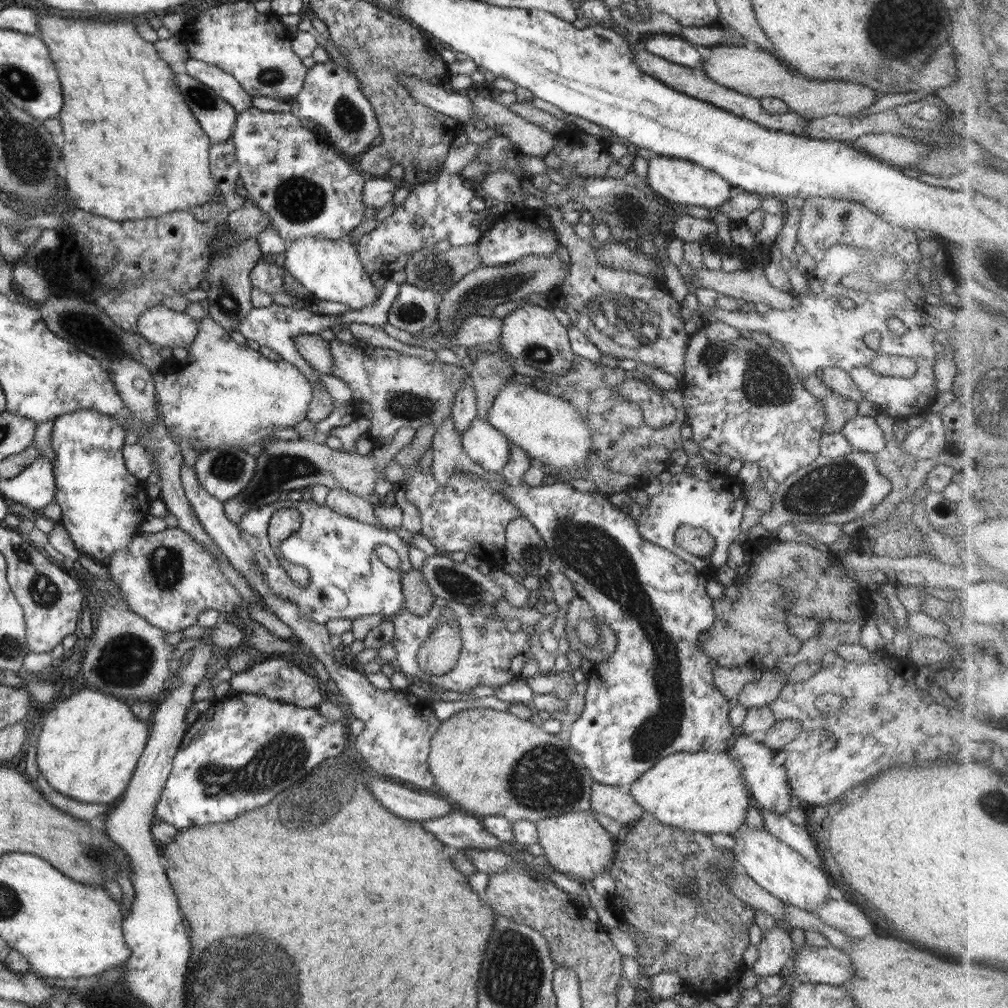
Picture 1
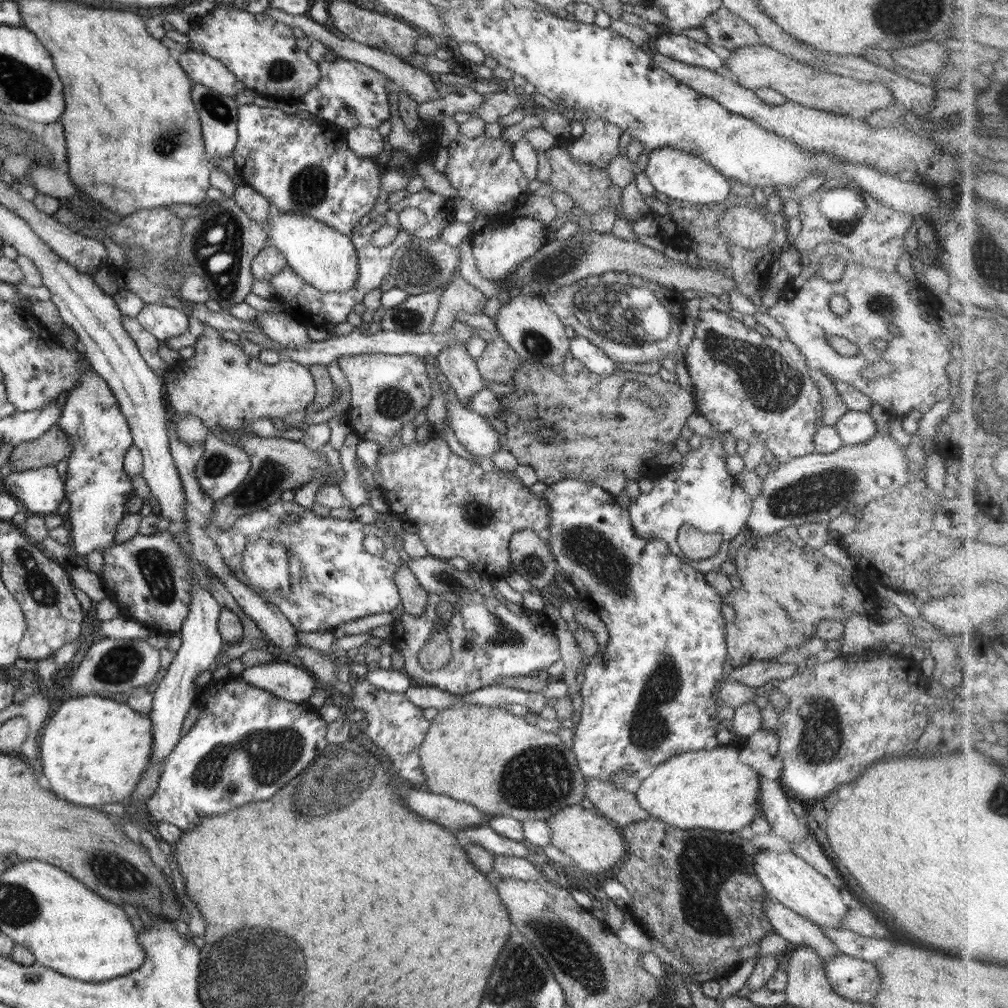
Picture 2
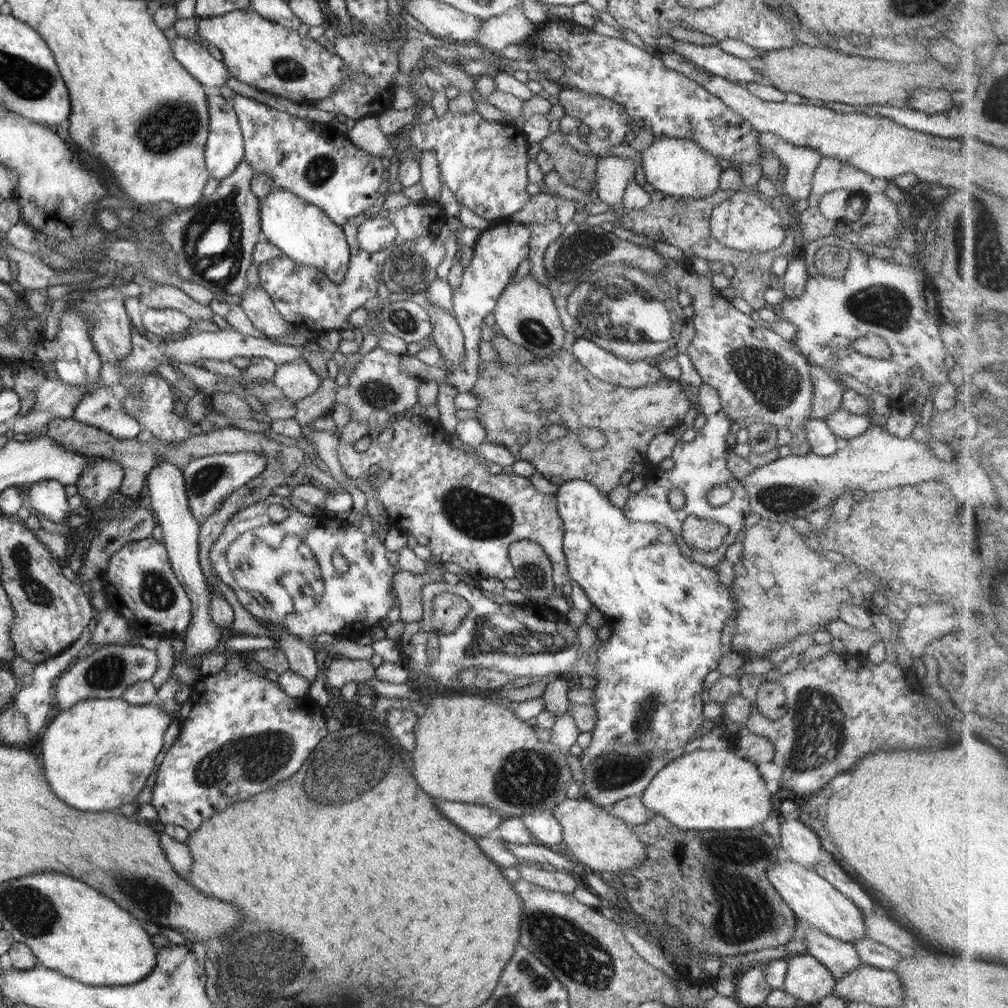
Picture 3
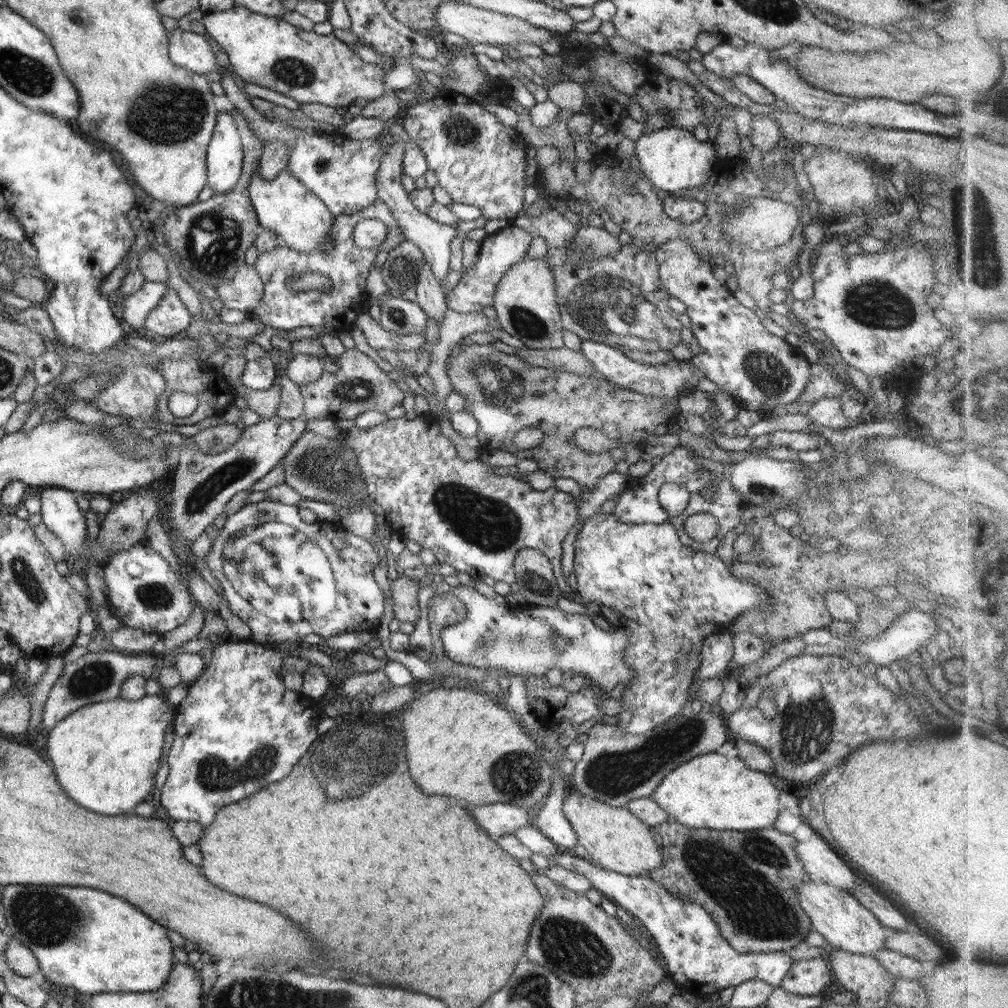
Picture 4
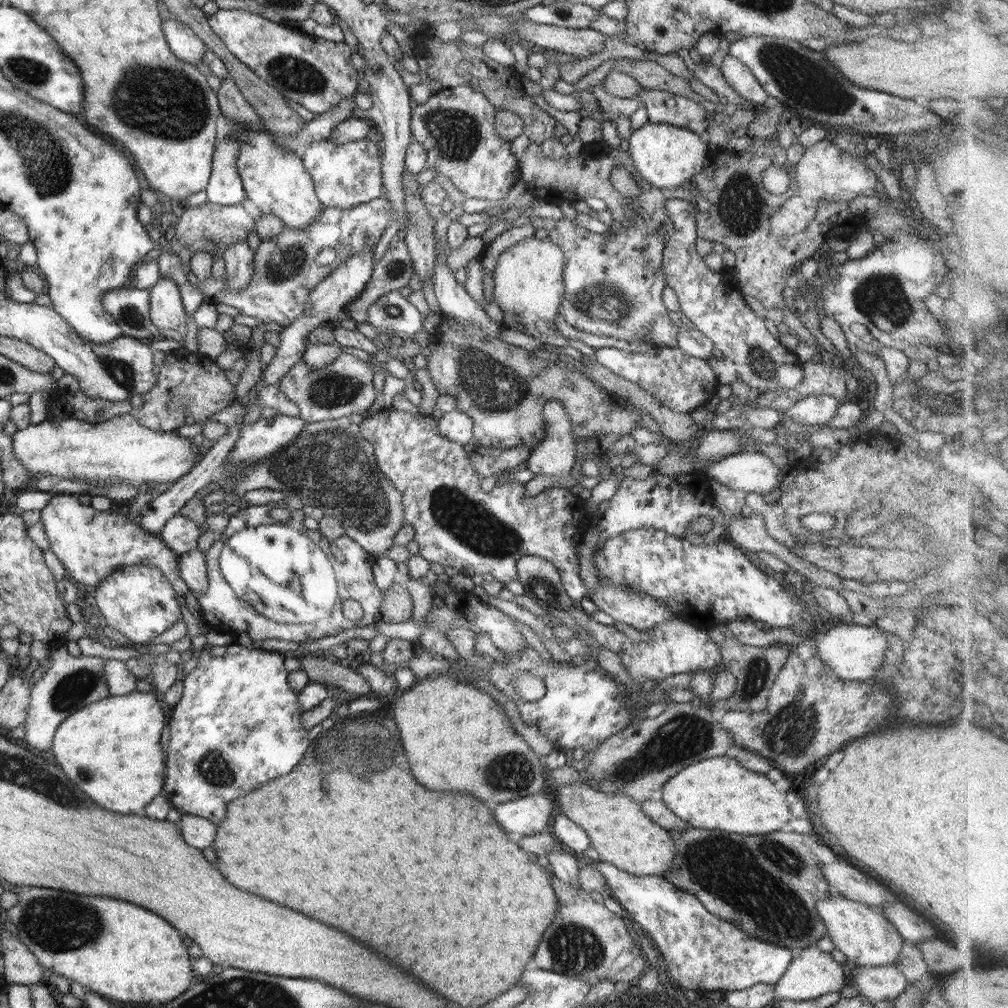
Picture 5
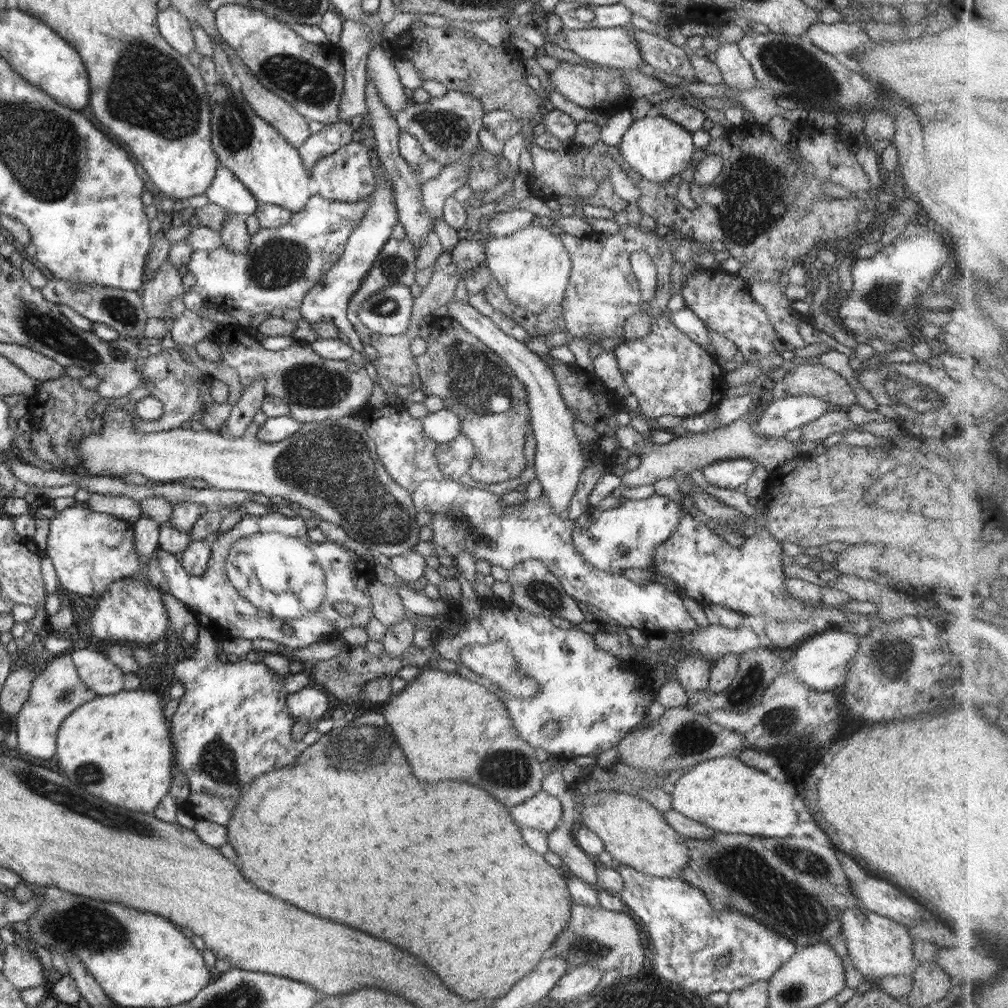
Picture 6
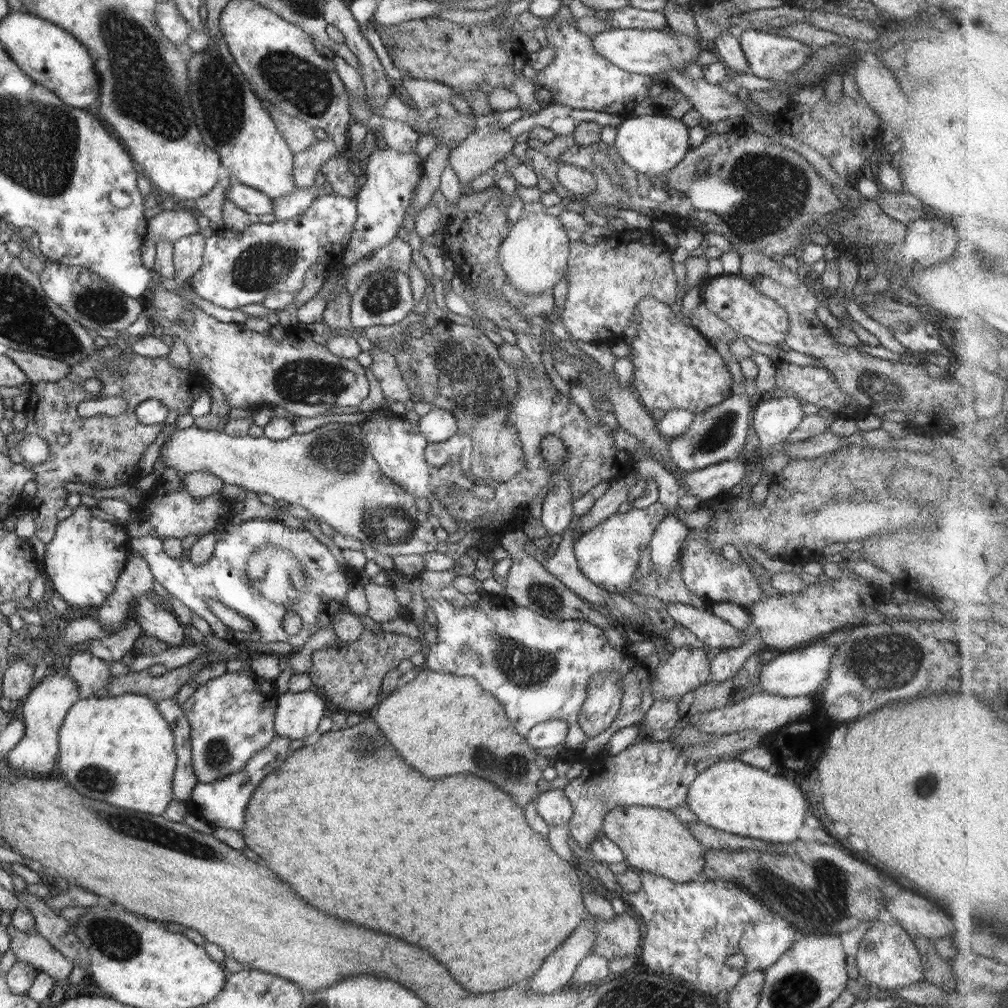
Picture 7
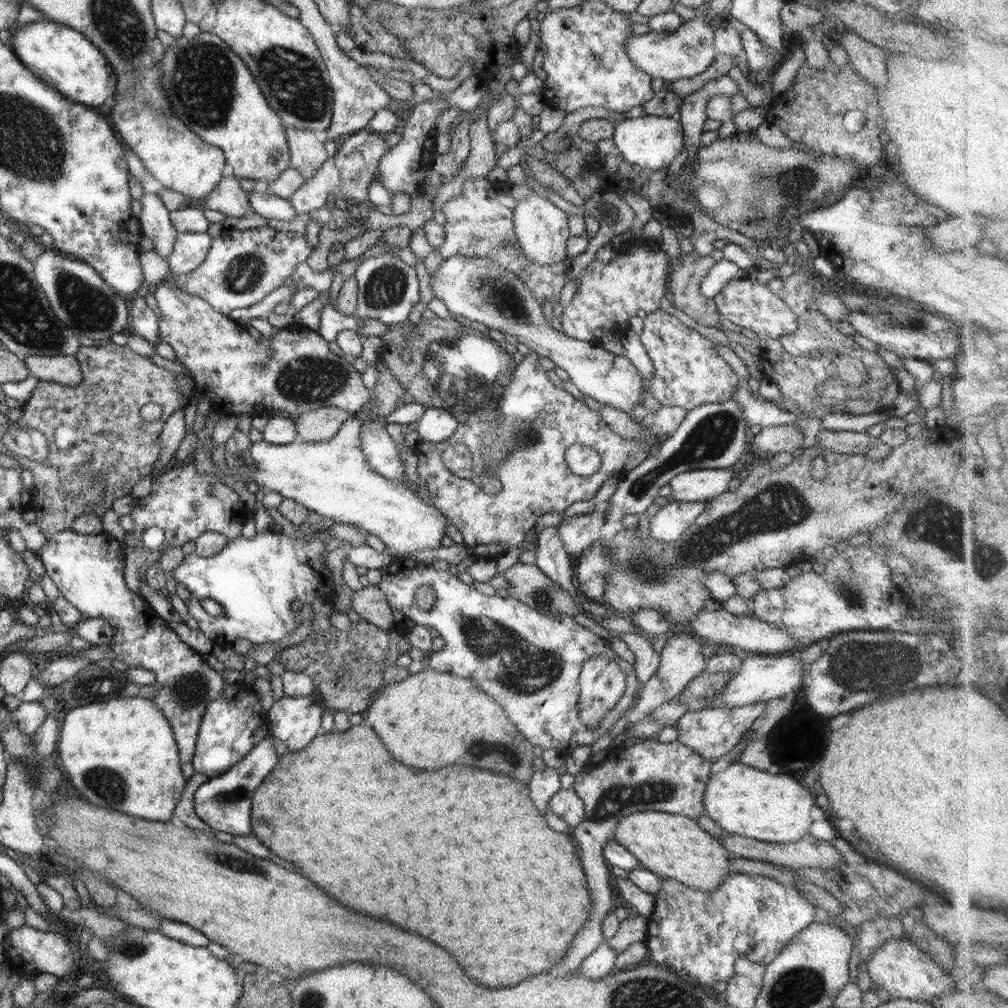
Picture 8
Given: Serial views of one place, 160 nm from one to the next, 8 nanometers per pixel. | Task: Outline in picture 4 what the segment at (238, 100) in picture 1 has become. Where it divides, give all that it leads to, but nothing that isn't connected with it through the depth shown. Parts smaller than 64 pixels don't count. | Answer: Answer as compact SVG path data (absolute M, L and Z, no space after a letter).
M177 28L167 31L167 37L169 57L174 64L201 75L219 68L206 36Z

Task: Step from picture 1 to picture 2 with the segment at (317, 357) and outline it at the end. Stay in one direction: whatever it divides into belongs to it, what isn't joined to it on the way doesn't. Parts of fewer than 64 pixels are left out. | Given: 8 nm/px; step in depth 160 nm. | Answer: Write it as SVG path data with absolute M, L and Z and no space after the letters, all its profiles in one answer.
M262 311L256 317L260 332L282 347L298 349L310 345L307 326L286 312Z

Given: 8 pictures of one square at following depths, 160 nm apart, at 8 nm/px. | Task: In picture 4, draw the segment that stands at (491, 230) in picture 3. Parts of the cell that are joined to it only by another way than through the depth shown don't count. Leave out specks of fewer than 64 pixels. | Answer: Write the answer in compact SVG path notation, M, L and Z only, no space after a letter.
M511 224L509 227L489 235L480 245L476 262L470 266L468 272L462 273L462 279L456 284L456 288L446 296L447 308L466 314L467 312L480 312L485 306L492 306L500 280L512 265L527 256L531 241L532 236L526 230Z

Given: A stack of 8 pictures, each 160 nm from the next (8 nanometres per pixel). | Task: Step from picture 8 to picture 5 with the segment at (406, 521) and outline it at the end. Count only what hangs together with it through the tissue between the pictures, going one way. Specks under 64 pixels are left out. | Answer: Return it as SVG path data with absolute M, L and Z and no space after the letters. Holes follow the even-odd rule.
M118 414L104 422L88 422L71 418L64 421L46 419L37 425L18 429L12 435L13 457L27 467L31 477L50 477L72 479L84 483L88 487L108 487L111 485L130 485L140 487L144 483L171 484L186 476L189 470L205 454L204 441L199 446L193 446L191 437L186 433L180 437L174 431L155 431L140 423L135 415ZM362 414L342 418L307 423L301 433L280 450L273 452L264 460L259 460L250 468L237 470L230 477L231 491L245 494L251 490L278 490L289 499L298 497L306 508L318 507L325 516L337 518L345 528L345 535L355 540L366 552L378 559L394 545L394 535L403 526L403 502L400 491L392 486L377 465L374 447L362 438L359 424L364 420Z

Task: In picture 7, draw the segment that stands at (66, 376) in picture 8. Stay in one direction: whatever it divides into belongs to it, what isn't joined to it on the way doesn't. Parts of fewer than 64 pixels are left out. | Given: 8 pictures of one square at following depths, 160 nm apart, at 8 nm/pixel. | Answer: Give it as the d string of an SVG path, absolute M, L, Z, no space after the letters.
M10 348L6 350L5 354L8 355L8 358L14 359L32 383L42 381L55 383L71 372L71 365L67 362L48 358L47 356L12 350Z

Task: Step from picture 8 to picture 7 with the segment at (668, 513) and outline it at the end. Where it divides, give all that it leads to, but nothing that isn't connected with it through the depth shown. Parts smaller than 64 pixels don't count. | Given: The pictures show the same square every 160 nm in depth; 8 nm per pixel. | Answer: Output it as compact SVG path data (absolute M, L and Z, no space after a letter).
M672 514L659 522L649 544L650 560L655 572L662 575L672 572L672 565L679 558L688 531L688 525Z

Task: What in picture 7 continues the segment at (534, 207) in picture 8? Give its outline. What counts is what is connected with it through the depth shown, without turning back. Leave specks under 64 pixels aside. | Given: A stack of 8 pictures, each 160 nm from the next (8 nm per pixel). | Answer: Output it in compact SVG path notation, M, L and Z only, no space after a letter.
M542 212L523 215L514 224L503 244L498 248L498 261L512 287L524 294L538 294L554 289L567 270L570 239L568 230L558 217Z

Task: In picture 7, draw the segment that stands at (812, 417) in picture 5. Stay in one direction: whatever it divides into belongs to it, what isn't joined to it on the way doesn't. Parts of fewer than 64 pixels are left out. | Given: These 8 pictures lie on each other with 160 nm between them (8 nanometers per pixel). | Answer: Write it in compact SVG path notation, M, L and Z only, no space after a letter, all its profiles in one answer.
M771 394L753 407L752 428L762 446L779 446L805 417L800 399Z

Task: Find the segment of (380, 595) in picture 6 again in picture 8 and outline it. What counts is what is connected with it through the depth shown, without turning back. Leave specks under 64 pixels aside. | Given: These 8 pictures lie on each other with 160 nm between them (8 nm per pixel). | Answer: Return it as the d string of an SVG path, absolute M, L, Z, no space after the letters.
M369 584L354 592L352 610L366 622L382 630L394 630L395 621L386 595L375 585Z

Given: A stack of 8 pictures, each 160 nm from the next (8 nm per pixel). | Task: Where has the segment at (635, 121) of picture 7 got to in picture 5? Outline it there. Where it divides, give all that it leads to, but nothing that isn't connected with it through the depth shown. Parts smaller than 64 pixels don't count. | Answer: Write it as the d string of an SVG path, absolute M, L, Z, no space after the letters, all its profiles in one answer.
M649 122L636 130L629 139L633 164L642 178L657 189L672 189L690 181L707 165L710 149L706 138L687 128L671 124Z

